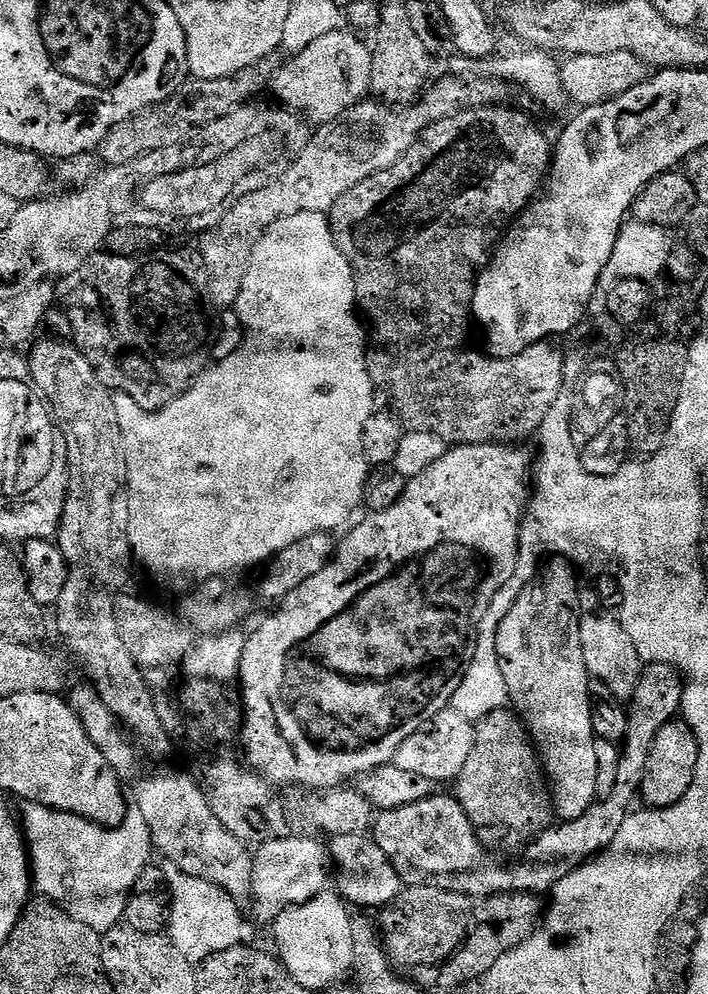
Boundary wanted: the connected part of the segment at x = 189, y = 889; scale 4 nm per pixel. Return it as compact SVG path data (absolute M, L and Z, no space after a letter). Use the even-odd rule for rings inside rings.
M172 868L172 922L170 939L182 954L193 964L210 958L222 950L230 950L241 943L240 935L244 932L244 920L240 917L237 901L218 886Z

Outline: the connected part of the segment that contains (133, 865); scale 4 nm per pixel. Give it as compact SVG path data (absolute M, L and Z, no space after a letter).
M25 803L23 807L24 816L22 812L22 831L28 845L30 875L35 891L39 893L43 899L53 900L58 907L64 908L71 916L78 918L78 922L86 922L86 926L90 926L98 933L103 934L117 927L124 918L124 907L128 901L128 893L131 892L136 879L142 874L142 870L149 867L151 860L148 859L154 856L154 845L152 843L152 835L150 834L150 826L146 826L146 818L142 818L142 810L138 810L134 806L129 807L126 818L122 822L122 826L118 826L117 828L104 828L101 824L95 824L92 820L87 820L82 816L75 816L69 812L59 812L53 808L42 806L41 804Z

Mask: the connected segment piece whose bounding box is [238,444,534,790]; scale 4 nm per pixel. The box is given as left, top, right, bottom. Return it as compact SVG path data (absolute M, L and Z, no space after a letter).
M462 444L449 447L448 453L438 458L430 470L408 481L402 498L390 506L390 510L365 515L365 520L345 540L339 541L336 557L328 563L326 570L302 582L298 590L279 601L277 608L280 609L273 616L266 617L250 632L238 677L239 691L242 693L247 767L277 786L303 786L309 790L338 788L383 764L393 763L402 742L406 742L410 734L451 705L458 686L462 686L462 678L466 678L466 670L470 670L470 662L474 662L480 620L486 610L490 610L494 594L498 594L498 590L510 582L510 574L514 574L514 566L518 566L522 521L534 484L534 456L524 448L527 447L510 444Z

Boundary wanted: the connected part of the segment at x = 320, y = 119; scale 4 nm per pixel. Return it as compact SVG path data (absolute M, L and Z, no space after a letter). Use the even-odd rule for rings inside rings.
M338 30L326 34L325 37L318 38L312 42L306 50L293 55L281 67L279 72L273 77L271 83L272 92L281 99L279 100L285 107L291 108L303 114L313 125L329 124L330 121L338 120L352 109L356 104L360 104L371 91L373 78L373 58L371 47L368 47L358 40L348 30Z

